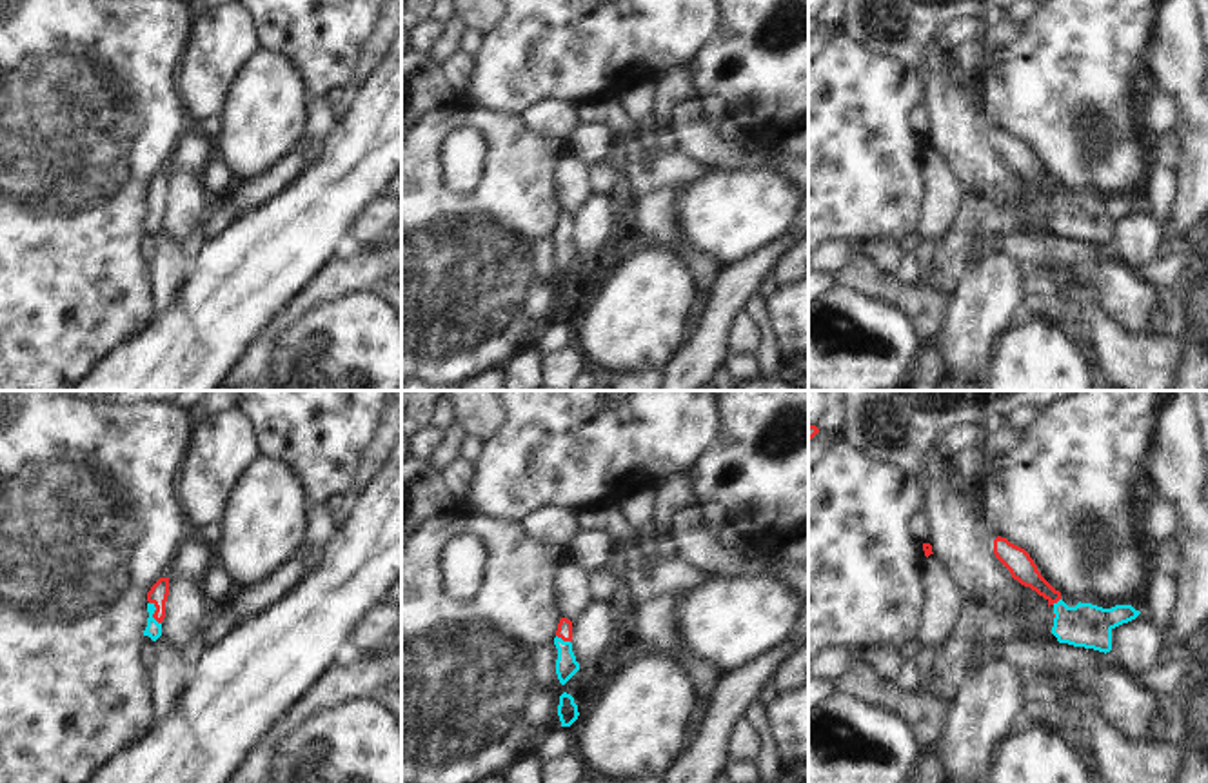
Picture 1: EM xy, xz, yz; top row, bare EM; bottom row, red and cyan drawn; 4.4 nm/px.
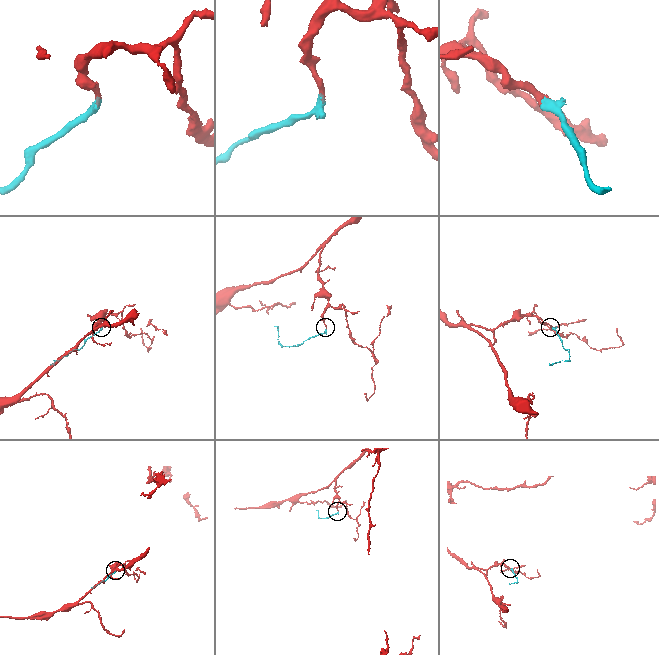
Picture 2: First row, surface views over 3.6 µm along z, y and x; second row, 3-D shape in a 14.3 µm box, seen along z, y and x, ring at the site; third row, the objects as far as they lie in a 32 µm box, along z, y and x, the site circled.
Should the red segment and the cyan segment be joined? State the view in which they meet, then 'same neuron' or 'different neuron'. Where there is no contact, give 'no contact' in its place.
xy | same neuron

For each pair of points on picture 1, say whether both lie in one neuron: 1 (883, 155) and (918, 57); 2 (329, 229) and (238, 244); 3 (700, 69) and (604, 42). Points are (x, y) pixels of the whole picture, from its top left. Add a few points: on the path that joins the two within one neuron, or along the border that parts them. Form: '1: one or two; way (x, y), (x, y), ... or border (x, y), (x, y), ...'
1: two; border (874, 53), (912, 68), (923, 86), (925, 104)
2: one; way (307, 229), (300, 229), (284, 244), (260, 244)
3: two; border (714, 33), (685, 66)

